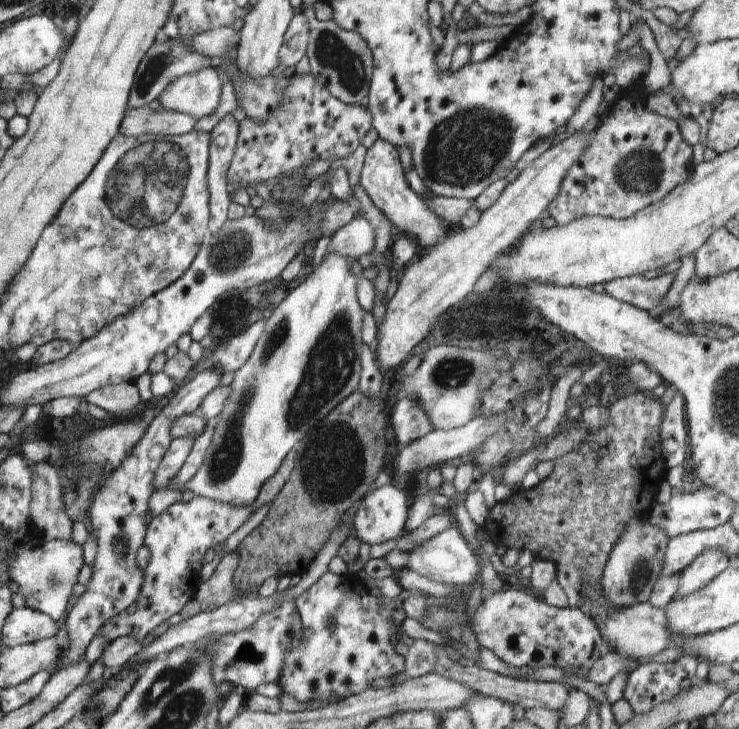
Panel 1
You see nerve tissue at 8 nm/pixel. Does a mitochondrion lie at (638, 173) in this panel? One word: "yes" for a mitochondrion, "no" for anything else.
yes

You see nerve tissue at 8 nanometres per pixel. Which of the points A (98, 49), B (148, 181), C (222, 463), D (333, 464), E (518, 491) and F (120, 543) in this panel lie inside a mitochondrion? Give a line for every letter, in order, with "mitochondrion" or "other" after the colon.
A: other
B: mitochondrion
C: mitochondrion
D: mitochondrion
E: other
F: mitochondrion

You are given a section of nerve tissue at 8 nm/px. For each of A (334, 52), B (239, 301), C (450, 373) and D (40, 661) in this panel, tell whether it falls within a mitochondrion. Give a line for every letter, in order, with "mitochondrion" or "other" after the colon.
A: mitochondrion
B: mitochondrion
C: mitochondrion
D: other

